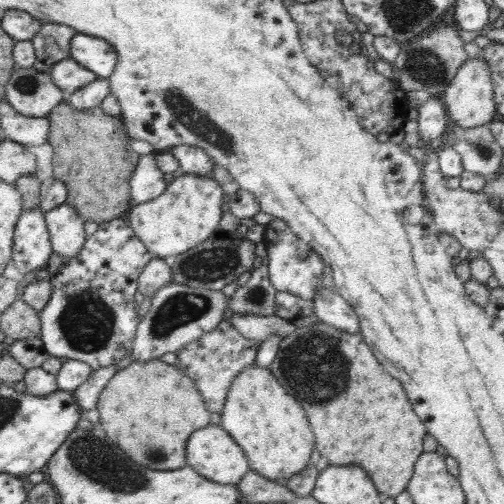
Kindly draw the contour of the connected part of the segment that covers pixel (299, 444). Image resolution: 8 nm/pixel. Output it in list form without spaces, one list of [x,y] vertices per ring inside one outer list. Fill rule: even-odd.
[[[251,364],[242,370],[228,389],[220,418],[219,425],[234,439],[234,442],[238,443],[238,446],[242,447],[249,460],[249,468],[260,476],[285,484],[290,476],[302,472],[309,463],[310,454],[315,447],[315,436],[305,410],[302,410],[302,406],[282,388],[270,369]]]

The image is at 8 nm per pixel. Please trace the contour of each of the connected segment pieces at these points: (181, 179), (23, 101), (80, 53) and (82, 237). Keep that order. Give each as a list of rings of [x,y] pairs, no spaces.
[[[180,172],[154,200],[132,205],[127,213],[134,235],[154,257],[166,259],[194,251],[215,233],[223,216],[224,191],[210,176]]]
[[[17,68],[5,88],[5,100],[20,114],[27,117],[47,117],[65,94],[45,72],[30,68]]]
[[[77,32],[70,43],[71,59],[91,70],[97,77],[108,78],[116,64],[114,47],[103,38]]]
[[[64,202],[46,213],[45,220],[52,251],[63,260],[78,255],[88,238],[84,230],[85,222],[78,211]]]

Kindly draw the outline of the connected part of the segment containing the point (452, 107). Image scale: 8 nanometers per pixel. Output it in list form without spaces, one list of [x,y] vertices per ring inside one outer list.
[[[482,56],[478,59],[469,58],[460,66],[450,84],[439,94],[440,99],[447,108],[447,115],[451,125],[455,123],[462,128],[474,128],[475,126],[486,125],[498,117],[490,71]]]

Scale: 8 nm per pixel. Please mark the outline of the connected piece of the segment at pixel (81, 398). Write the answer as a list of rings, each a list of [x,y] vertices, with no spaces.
[[[116,364],[93,370],[88,378],[73,390],[73,397],[84,414],[97,408],[100,393],[117,372]]]

